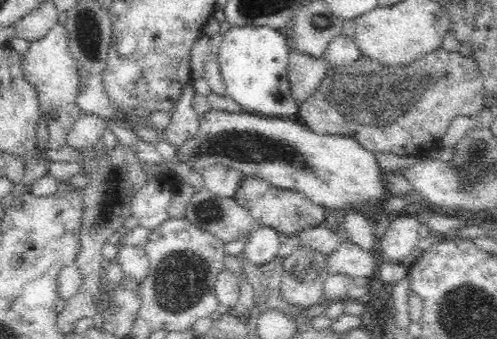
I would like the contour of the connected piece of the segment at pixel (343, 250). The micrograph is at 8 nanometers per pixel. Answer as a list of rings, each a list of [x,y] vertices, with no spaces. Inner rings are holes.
[[[343,241],[341,248],[328,257],[327,272],[330,276],[348,276],[349,278],[370,278],[375,281],[378,261],[375,253],[365,252],[352,242]]]

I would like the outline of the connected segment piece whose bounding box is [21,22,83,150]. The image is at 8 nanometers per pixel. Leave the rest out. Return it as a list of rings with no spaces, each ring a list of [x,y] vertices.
[[[56,23],[45,37],[30,43],[30,49],[22,56],[21,69],[24,79],[34,87],[38,95],[40,116],[48,122],[48,146],[60,150],[65,145],[74,121],[83,113],[77,105],[79,95],[78,67],[68,49],[65,25]]]

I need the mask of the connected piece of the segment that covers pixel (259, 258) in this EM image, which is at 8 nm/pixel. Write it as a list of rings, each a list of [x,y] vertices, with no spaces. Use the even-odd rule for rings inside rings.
[[[256,226],[246,238],[242,254],[255,266],[267,265],[277,258],[279,237],[274,228]]]

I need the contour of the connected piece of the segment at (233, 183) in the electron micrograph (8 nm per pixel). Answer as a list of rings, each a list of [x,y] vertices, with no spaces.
[[[212,164],[202,172],[203,188],[222,198],[233,199],[243,174],[223,164]]]

